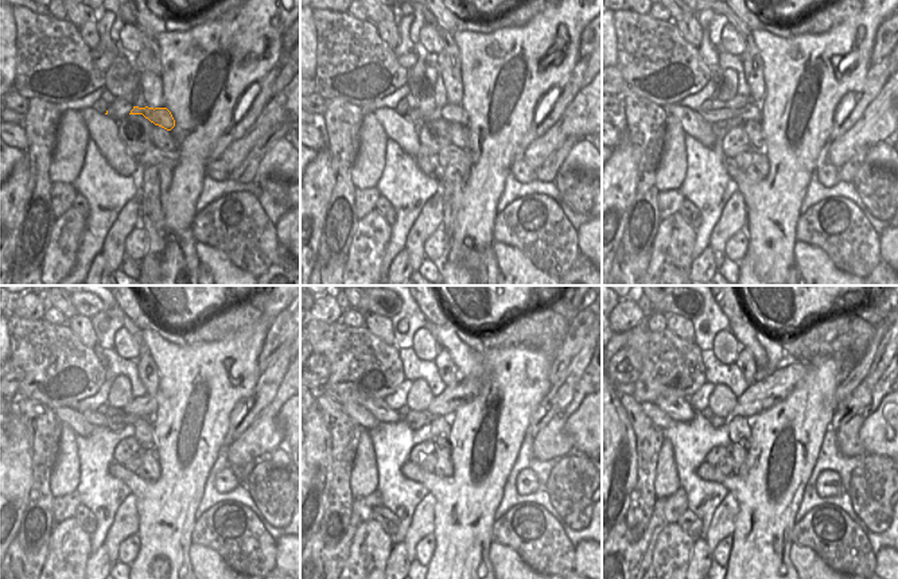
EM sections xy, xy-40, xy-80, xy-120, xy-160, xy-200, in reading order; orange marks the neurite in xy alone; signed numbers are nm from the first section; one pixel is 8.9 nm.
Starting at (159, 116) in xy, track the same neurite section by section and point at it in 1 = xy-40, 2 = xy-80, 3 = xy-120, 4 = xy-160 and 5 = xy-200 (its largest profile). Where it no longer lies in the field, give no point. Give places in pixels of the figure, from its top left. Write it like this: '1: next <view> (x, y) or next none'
1: next xy-40 (451, 113)
2: next xy-80 (726, 119)
3: next xy-120 (115, 419)
4: next xy-160 (415, 419)
5: next xy-200 (677, 408)

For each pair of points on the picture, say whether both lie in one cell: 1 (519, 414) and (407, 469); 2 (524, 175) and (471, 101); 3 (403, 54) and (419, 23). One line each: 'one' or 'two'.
1: one
2: two
3: two

